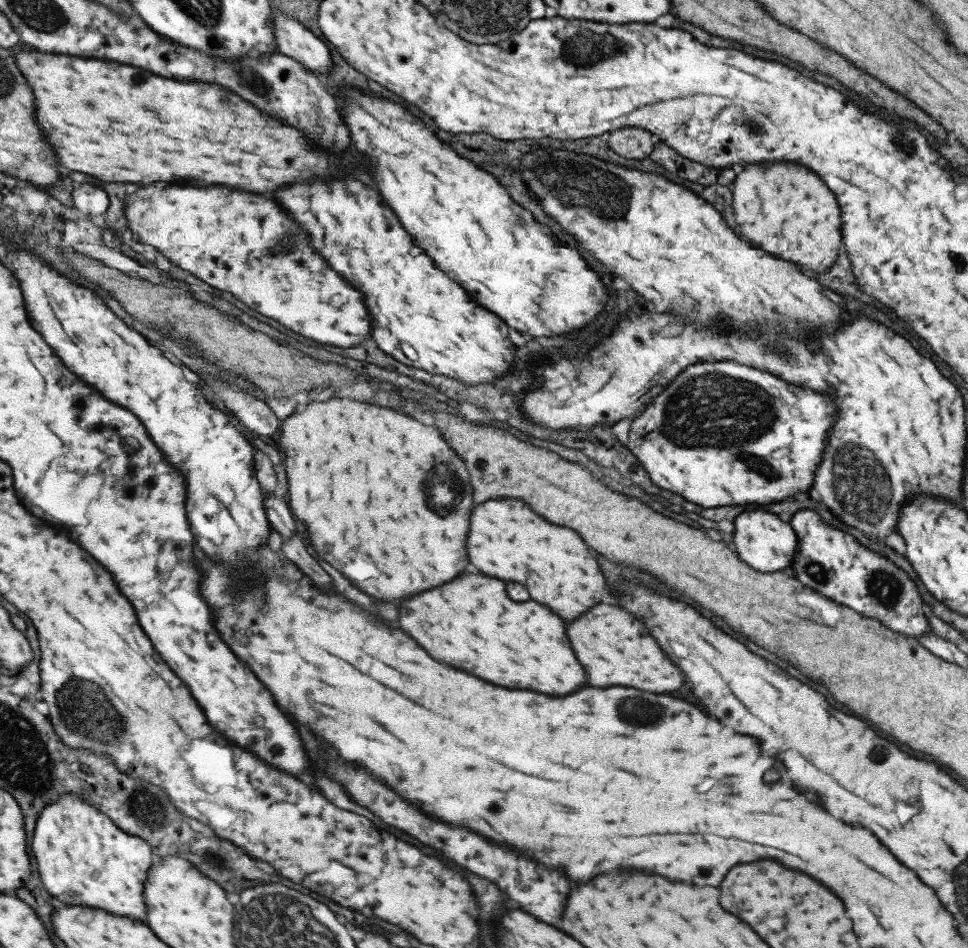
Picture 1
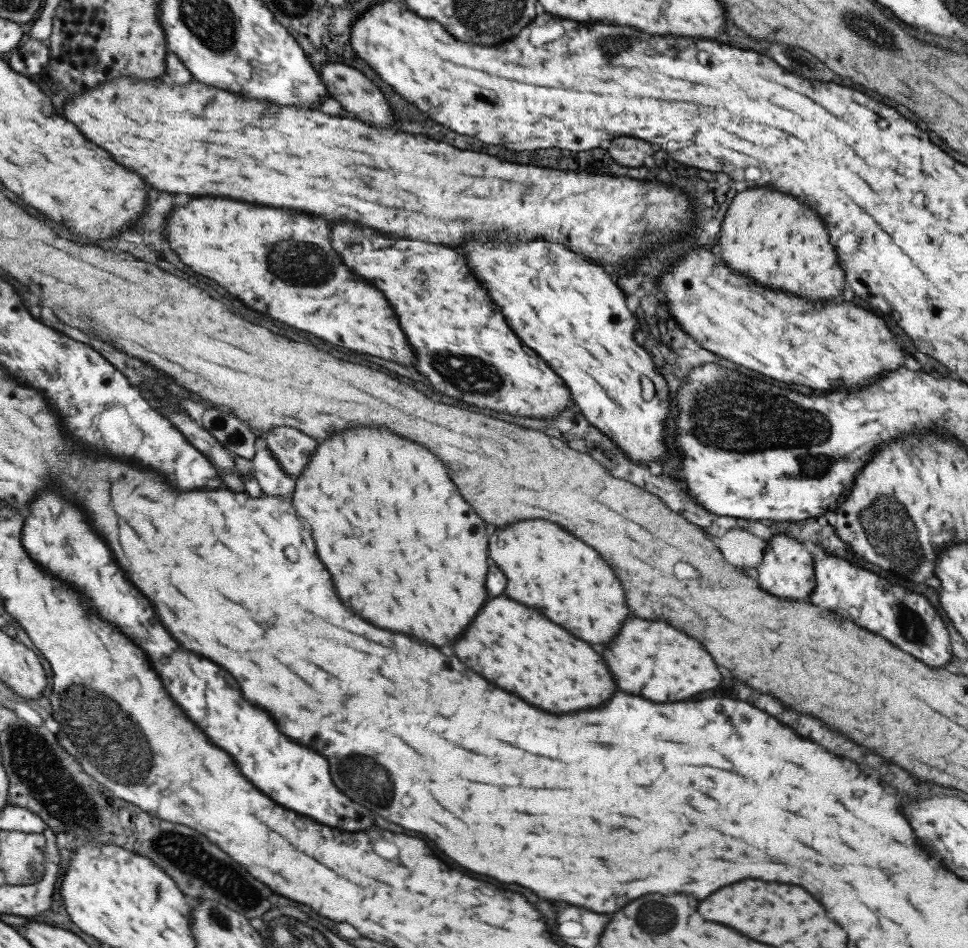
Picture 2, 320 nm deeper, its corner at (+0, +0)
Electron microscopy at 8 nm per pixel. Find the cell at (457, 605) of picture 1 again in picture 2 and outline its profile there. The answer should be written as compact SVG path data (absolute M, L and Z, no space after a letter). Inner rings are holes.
M503 596L483 604L467 632L455 640L453 654L485 680L551 714L599 708L615 692L607 666L591 646Z

